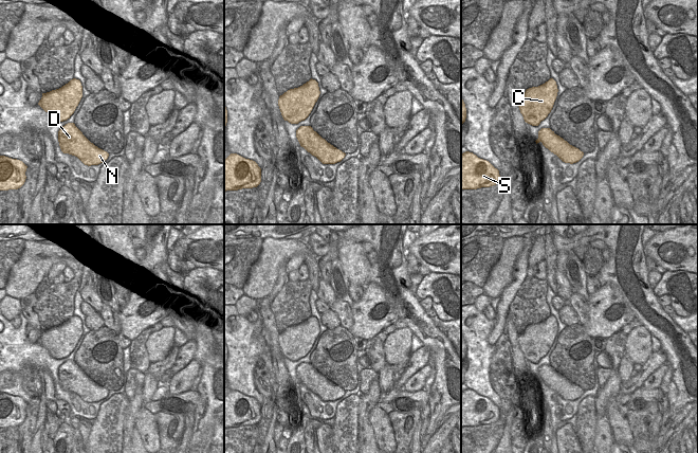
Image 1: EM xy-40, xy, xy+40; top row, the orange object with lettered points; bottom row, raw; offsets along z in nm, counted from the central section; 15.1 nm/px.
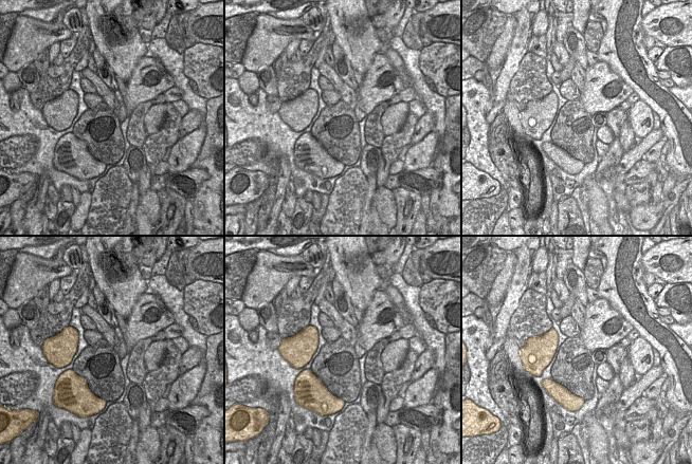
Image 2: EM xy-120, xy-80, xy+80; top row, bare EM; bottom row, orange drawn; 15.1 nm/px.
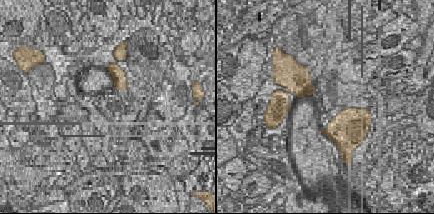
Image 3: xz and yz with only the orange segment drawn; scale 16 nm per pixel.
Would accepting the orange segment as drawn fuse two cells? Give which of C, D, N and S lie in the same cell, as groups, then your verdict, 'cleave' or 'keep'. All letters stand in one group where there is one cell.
C D N S; keep

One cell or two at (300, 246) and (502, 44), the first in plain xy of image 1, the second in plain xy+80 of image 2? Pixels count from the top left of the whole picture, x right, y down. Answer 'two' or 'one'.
one

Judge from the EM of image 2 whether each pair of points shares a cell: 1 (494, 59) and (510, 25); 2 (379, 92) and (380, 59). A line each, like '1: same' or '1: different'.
1: same
2: same

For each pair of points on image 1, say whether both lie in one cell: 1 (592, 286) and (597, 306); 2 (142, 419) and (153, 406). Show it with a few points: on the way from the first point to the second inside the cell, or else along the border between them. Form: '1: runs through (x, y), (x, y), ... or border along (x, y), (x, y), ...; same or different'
1: border along (601, 286), (589, 295); different
2: border along (143, 405), (153, 415); different

